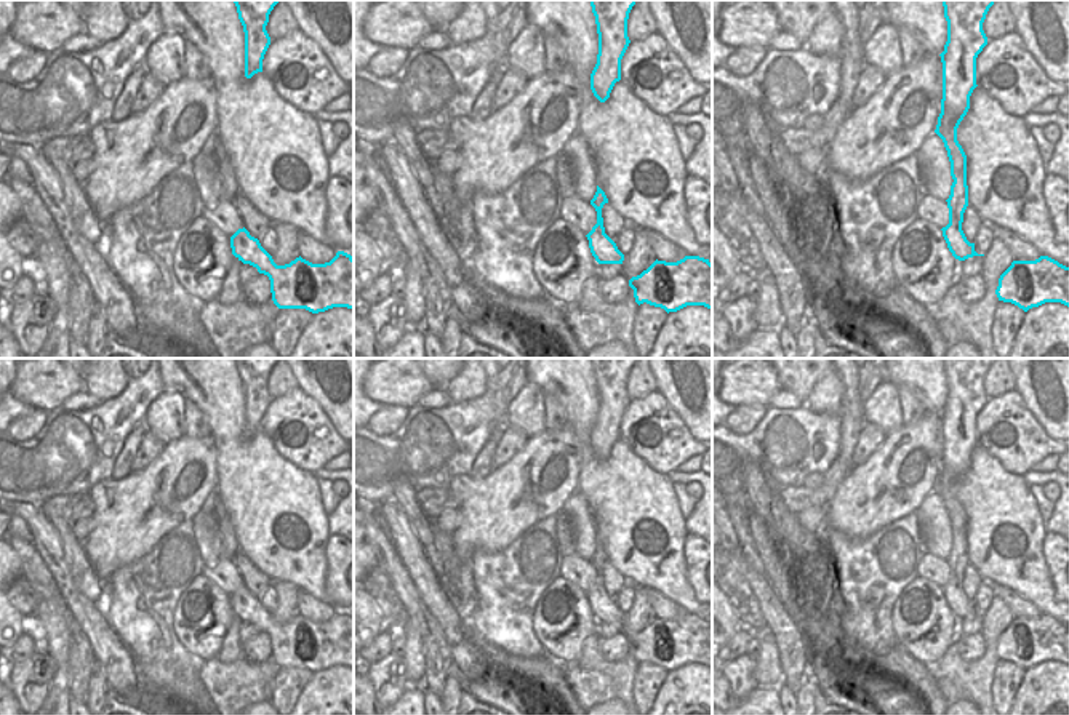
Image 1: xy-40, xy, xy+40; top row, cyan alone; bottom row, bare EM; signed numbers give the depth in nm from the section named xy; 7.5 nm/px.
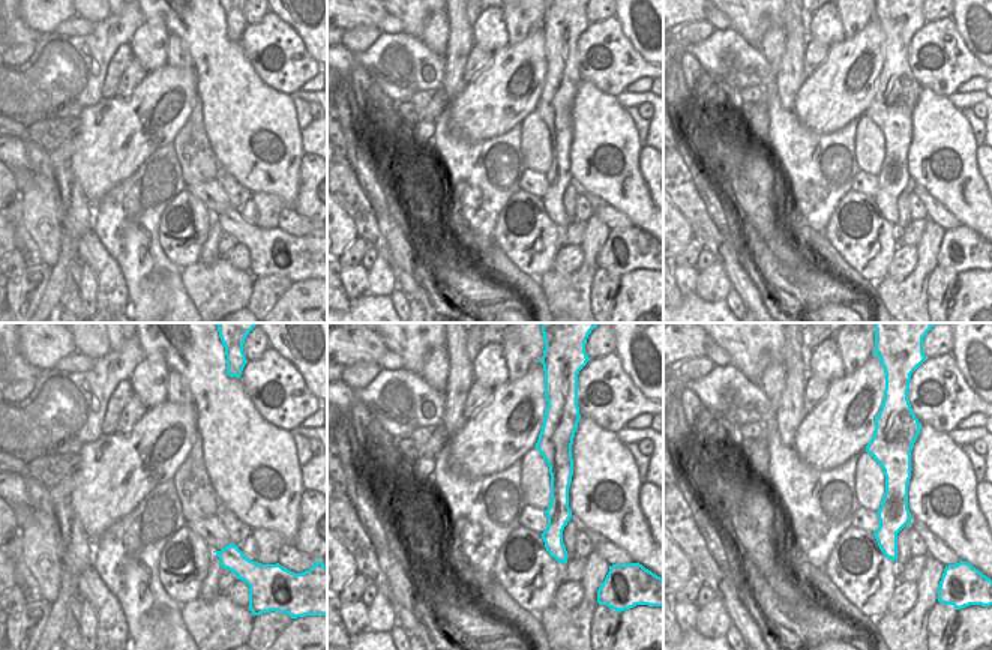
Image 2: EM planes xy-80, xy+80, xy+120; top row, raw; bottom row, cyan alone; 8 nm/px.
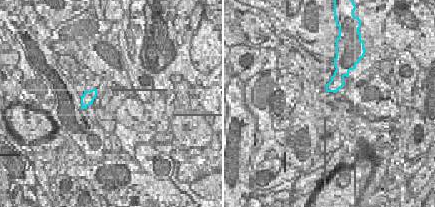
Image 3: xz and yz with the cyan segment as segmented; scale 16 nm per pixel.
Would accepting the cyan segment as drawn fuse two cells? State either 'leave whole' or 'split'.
leave whole

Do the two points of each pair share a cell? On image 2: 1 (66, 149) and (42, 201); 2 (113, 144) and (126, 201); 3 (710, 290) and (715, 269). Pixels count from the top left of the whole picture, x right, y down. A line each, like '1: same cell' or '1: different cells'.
1: same cell
2: different cells
3: same cell

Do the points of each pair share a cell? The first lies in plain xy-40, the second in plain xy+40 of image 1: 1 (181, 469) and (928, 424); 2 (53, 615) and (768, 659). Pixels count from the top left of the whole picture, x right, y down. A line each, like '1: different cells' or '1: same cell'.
1: same cell
2: same cell

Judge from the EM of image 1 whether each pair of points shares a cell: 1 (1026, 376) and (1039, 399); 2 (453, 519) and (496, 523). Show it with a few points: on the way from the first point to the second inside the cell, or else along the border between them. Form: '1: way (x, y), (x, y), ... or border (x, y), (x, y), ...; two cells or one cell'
1: way (1031, 381), (1039, 389), (1039, 394); one cell
2: border (458, 507), (461, 522), (450, 536); two cells

